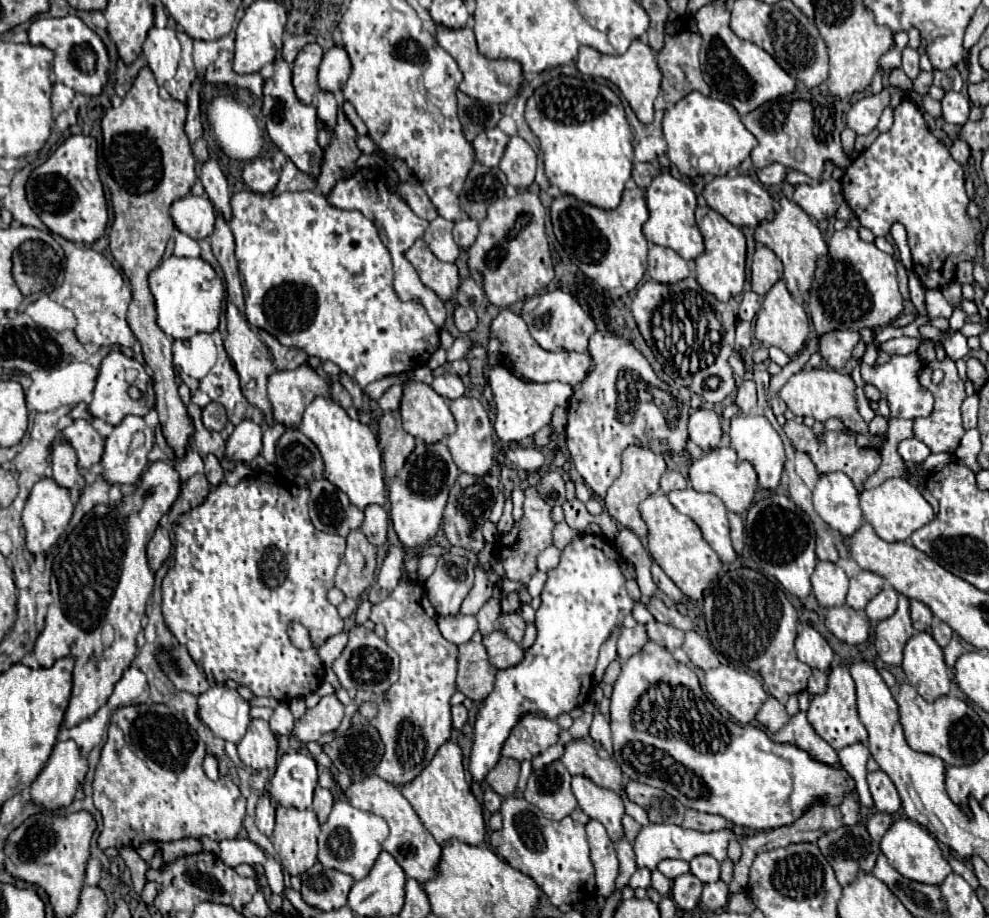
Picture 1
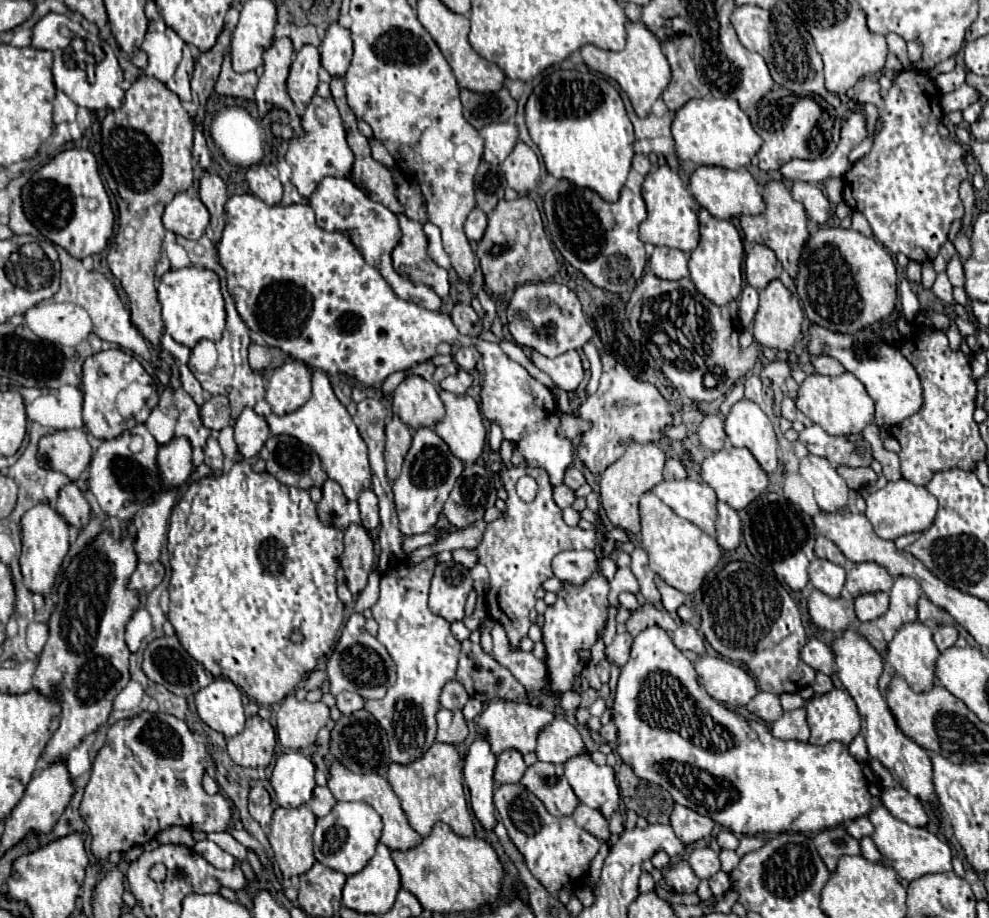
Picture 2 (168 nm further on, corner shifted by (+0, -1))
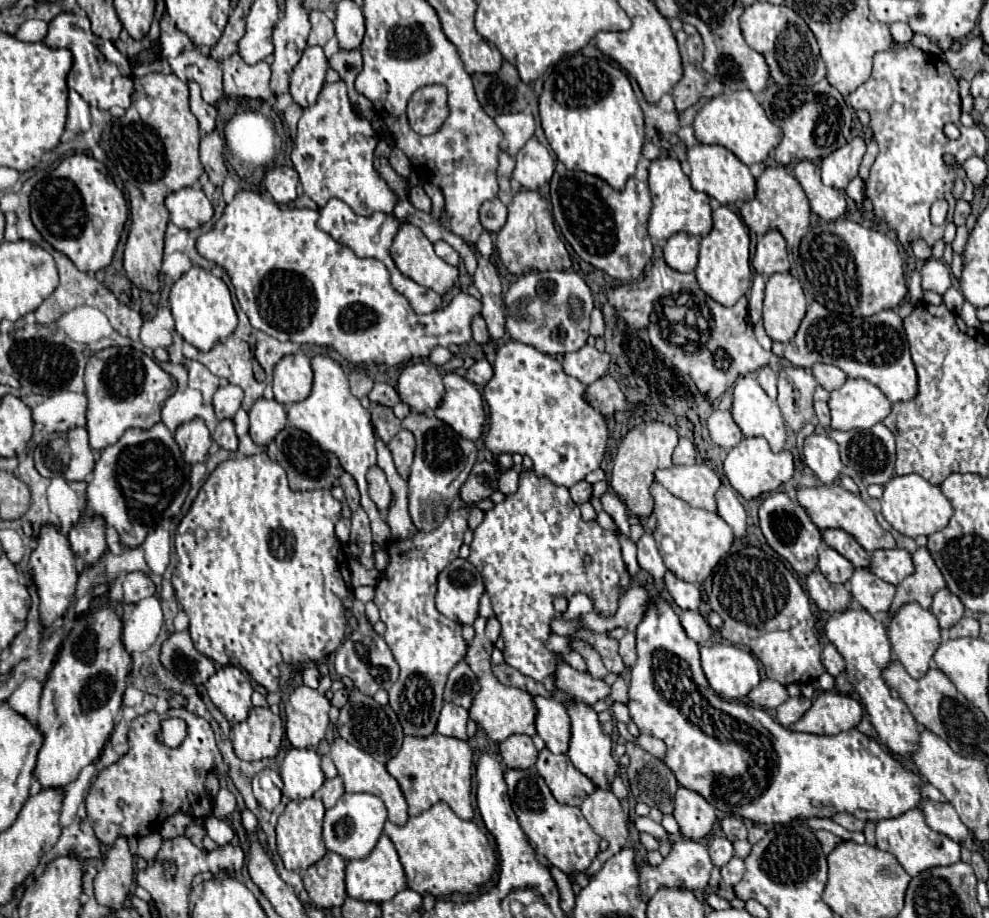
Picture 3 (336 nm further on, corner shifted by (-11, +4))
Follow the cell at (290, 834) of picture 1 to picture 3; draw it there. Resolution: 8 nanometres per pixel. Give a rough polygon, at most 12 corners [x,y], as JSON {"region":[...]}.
{"region":[[320,799],[290,801],[276,825],[284,867],[326,855]]}

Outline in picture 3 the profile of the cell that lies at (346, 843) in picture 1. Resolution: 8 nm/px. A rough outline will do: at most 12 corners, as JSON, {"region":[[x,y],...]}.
{"region":[[344,793],[326,809],[326,849],[368,857],[386,819],[370,793]]}

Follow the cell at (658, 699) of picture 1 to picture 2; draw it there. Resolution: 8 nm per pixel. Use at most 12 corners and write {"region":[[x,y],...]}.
{"region":[[659,626],[621,666],[617,754],[733,834],[881,804],[847,746],[713,700]]}

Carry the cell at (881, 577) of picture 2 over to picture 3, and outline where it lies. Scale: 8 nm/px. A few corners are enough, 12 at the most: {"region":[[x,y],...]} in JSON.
{"region":[[878,549],[870,571],[892,585],[914,573],[906,549]]}

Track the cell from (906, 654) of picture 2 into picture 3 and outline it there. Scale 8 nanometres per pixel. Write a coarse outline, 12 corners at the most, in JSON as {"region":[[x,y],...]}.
{"region":[[918,603],[890,617],[888,639],[920,679],[942,641],[936,617]]}

